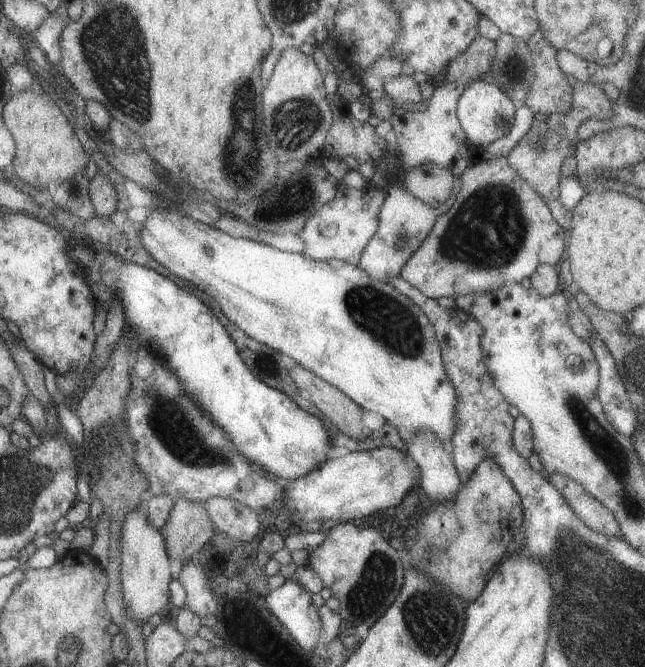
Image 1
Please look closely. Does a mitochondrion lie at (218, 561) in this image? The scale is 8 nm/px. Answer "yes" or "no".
no

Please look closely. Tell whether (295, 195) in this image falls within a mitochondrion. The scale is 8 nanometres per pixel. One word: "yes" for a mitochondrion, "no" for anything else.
yes

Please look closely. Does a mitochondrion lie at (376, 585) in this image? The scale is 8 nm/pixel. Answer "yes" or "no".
yes

